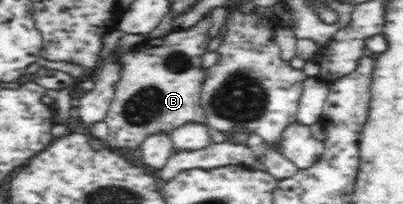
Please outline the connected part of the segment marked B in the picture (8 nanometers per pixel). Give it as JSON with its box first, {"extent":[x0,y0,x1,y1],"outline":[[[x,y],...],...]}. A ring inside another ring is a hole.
{"extent":[106,18,214,148],"outline":[[[204,18],[204,20],[200,20],[198,24],[194,24],[188,28],[178,28],[172,30],[167,35],[163,37],[158,37],[152,40],[148,40],[148,42],[143,42],[133,51],[129,51],[124,53],[120,58],[120,80],[114,84],[114,98],[112,99],[111,105],[109,106],[110,110],[108,110],[108,114],[106,114],[106,124],[108,124],[108,128],[110,128],[110,132],[108,132],[108,144],[110,146],[114,146],[114,148],[138,148],[148,136],[153,134],[164,133],[166,135],[170,135],[173,130],[176,130],[177,127],[184,126],[186,122],[192,123],[204,123],[207,125],[207,121],[205,118],[204,109],[201,108],[200,99],[201,99],[201,88],[206,76],[206,68],[202,66],[202,55],[208,52],[208,43],[214,38],[214,36],[209,35],[208,30],[212,26],[212,20],[210,18]]]}

